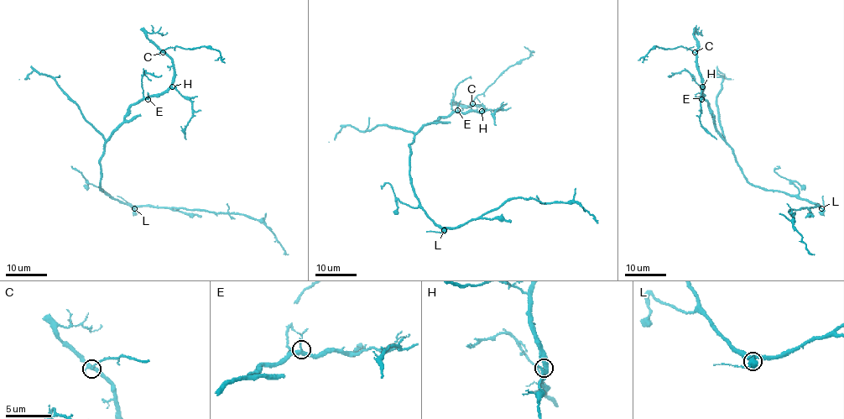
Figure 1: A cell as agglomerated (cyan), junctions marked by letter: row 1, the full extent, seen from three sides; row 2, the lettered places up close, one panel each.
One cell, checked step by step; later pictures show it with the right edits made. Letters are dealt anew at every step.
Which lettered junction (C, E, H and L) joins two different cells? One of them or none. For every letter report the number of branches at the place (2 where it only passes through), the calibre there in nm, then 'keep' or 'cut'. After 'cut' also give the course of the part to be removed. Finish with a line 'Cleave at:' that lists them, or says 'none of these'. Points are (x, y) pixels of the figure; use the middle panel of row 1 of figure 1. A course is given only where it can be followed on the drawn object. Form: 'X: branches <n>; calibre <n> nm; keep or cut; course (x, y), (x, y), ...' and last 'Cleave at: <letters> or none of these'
C: branches 4; calibre 300 nm; keep
E: branches 4; calibre 300 nm; keep
H: branches 4; calibre 360 nm; keep
L: branches 4; calibre 320 nm; keep
Cleave at: none of these

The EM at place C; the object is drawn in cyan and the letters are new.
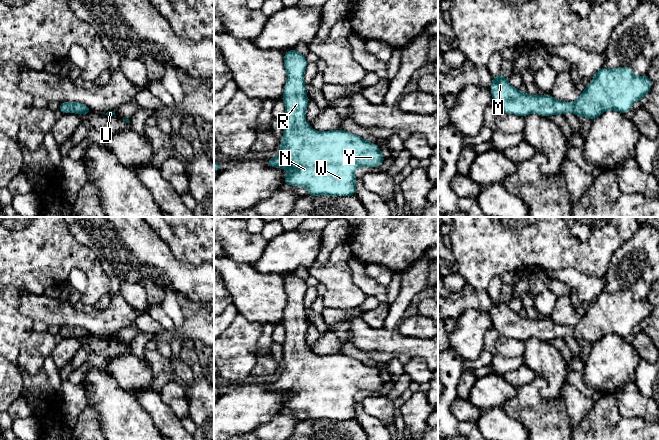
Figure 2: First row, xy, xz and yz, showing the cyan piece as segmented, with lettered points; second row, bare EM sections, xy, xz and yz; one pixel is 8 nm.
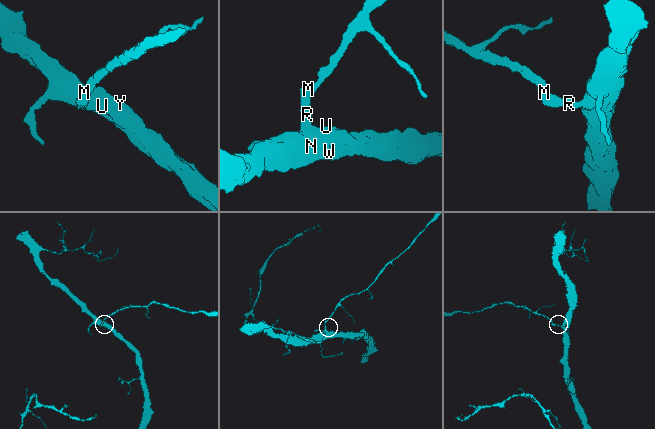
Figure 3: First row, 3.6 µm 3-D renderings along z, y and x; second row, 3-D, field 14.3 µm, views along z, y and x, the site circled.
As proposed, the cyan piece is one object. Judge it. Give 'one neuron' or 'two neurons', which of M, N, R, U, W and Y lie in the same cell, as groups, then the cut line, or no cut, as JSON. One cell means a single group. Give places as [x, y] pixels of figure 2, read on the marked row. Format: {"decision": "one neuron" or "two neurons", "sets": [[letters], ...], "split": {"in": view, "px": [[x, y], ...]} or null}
{"decision": "one neuron", "sets": [["M", "N", "R", "U", "W", "Y"]], "split": null}

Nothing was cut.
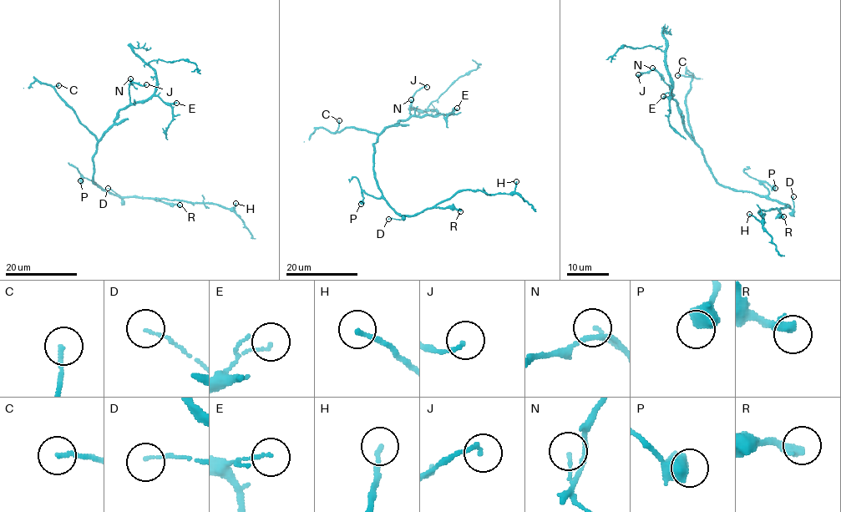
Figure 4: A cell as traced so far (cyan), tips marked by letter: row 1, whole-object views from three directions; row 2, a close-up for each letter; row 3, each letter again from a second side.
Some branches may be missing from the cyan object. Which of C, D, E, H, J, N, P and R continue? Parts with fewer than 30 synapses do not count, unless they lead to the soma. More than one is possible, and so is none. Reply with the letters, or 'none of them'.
R

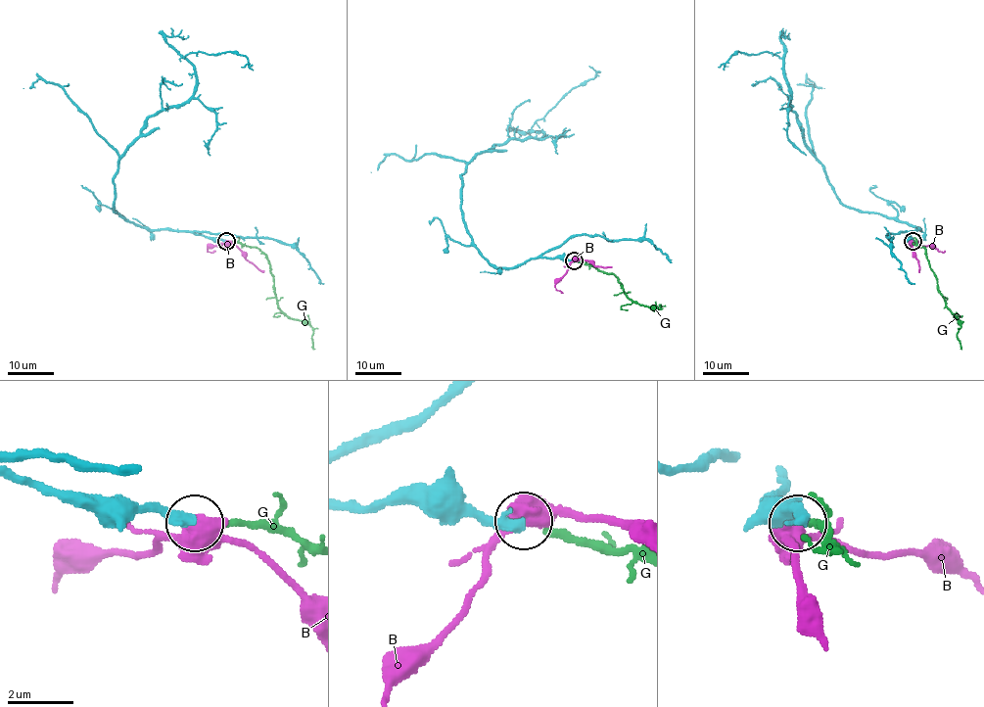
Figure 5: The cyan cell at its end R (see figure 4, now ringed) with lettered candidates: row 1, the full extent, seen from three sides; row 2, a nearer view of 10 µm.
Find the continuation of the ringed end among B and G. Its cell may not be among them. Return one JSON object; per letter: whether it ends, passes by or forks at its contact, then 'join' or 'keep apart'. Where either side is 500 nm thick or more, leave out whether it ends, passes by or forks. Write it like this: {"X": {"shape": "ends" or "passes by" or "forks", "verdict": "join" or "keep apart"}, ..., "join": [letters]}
{"B": {"shape": "forks", "verdict": "keep apart"}, "G": {"shape": "ends", "verdict": "join"}, "join": ["G"]}

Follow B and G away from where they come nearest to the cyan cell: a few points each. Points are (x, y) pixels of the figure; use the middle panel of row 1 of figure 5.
B: (573, 259), (611, 266)
G: (574, 259), (613, 274), (625, 294), (635, 303), (657, 308), (661, 306), (662, 308)

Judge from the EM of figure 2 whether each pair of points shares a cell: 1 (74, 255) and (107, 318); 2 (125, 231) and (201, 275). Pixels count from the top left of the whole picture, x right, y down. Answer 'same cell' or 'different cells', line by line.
1: different cells
2: same cell

